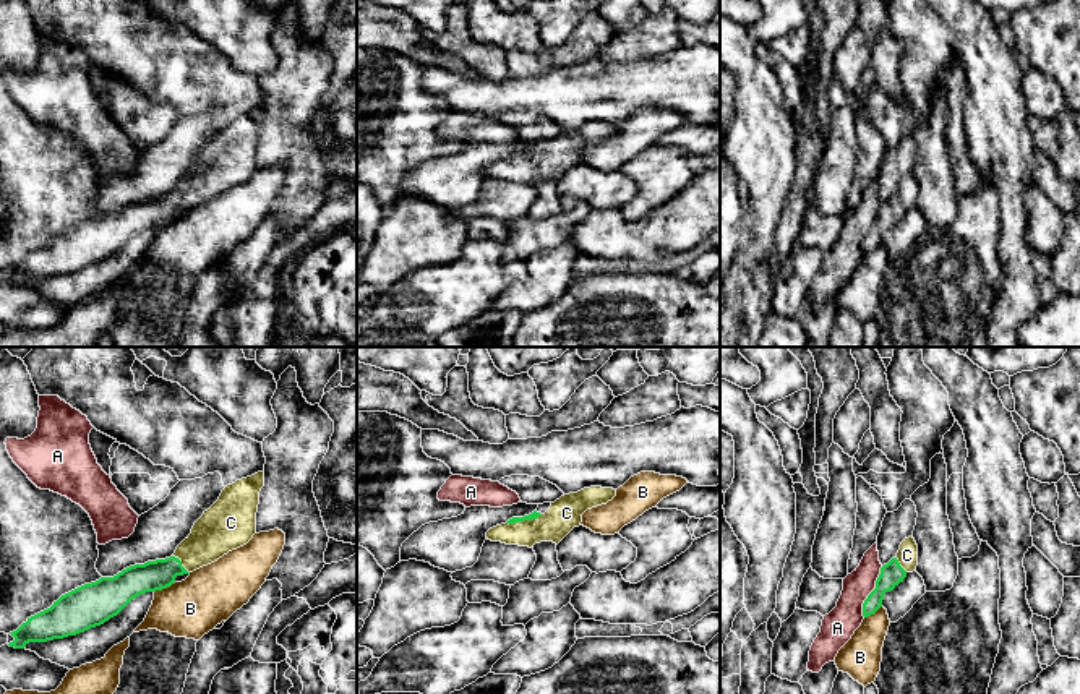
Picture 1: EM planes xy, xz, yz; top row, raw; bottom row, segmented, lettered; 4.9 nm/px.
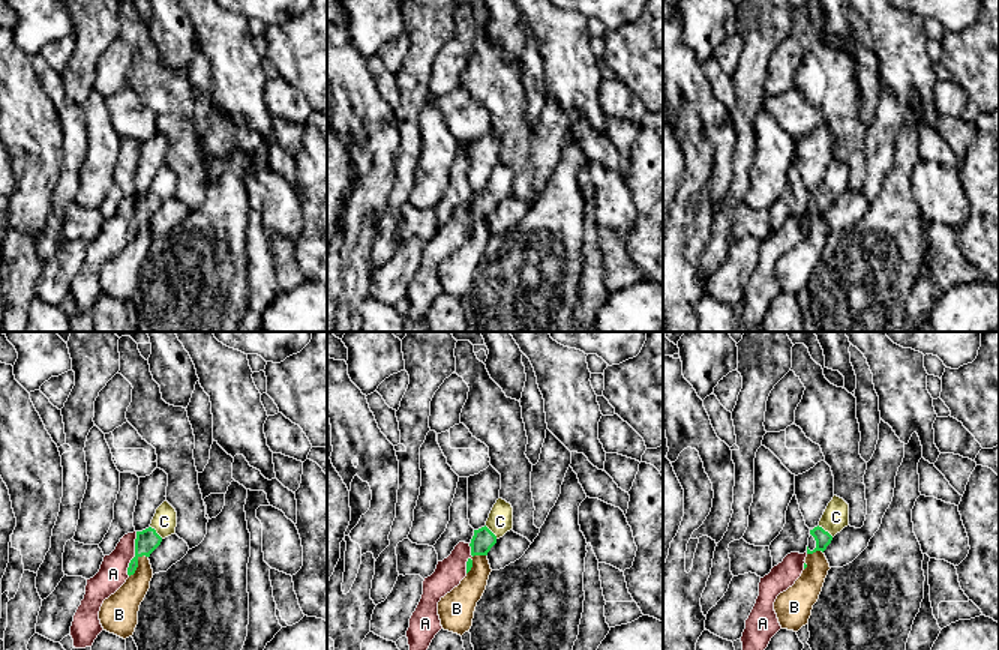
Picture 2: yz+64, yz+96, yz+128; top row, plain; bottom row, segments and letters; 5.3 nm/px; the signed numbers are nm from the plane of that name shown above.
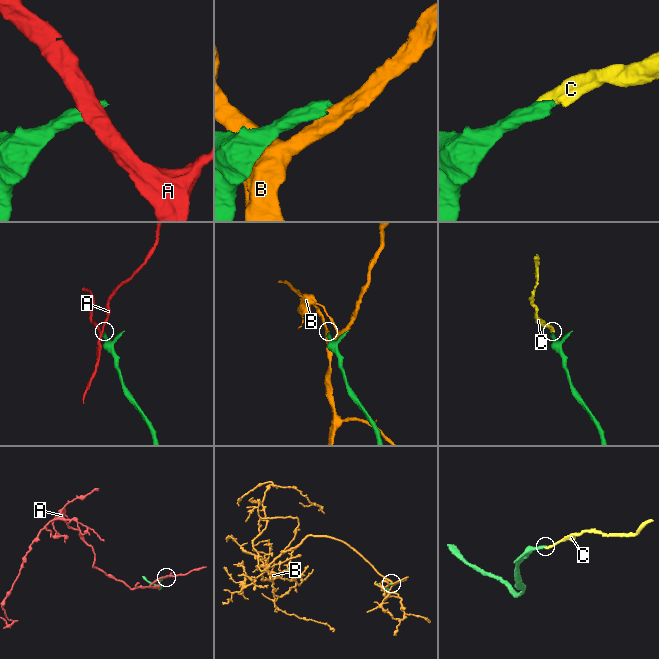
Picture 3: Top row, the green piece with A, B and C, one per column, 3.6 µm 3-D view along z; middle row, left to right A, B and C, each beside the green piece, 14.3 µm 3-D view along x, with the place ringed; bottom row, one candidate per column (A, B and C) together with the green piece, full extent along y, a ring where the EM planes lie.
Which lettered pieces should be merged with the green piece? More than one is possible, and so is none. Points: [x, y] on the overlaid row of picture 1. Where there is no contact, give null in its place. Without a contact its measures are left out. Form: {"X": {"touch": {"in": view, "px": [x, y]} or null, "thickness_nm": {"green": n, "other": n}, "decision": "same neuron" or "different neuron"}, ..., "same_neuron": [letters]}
{"A": {"touch": {"in": "yz", "px": [871, 592]}, "thickness_nm": {"green": 110, "other": 160}, "decision": "different neuron"}, "B": {"touch": {"in": "xy", "px": [164, 587]}, "thickness_nm": {"green": 160, "other": 280}, "decision": "different neuron"}, "C": {"touch": {"in": "xz", "px": [524, 519]}, "thickness_nm": {"green": 40, "other": 160}, "decision": "same neuron"}, "same_neuron": ["C"]}

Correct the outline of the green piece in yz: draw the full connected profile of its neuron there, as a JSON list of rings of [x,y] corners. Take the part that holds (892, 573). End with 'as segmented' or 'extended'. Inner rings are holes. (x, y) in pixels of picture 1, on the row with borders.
[[[908,537],[902,542],[897,556],[881,568],[876,589],[863,603],[863,616],[874,615],[882,606],[884,595],[903,582],[908,572],[916,571],[916,566],[918,545],[913,537]]] | extended

